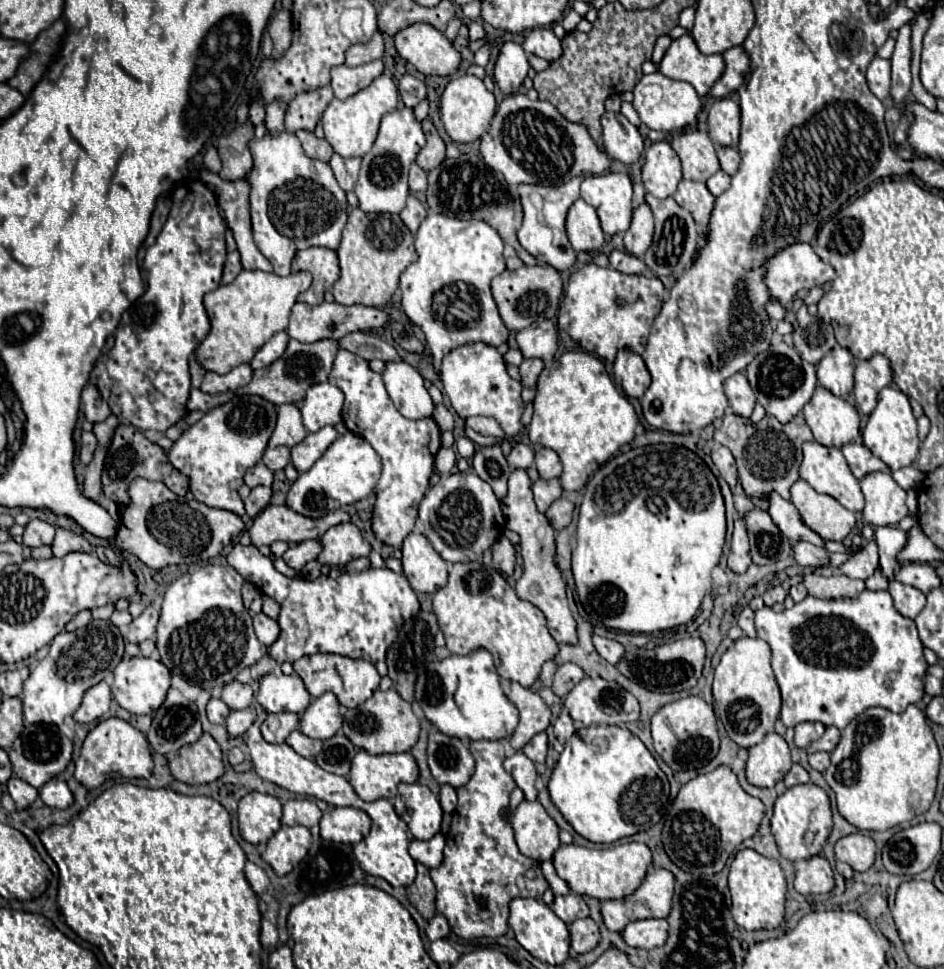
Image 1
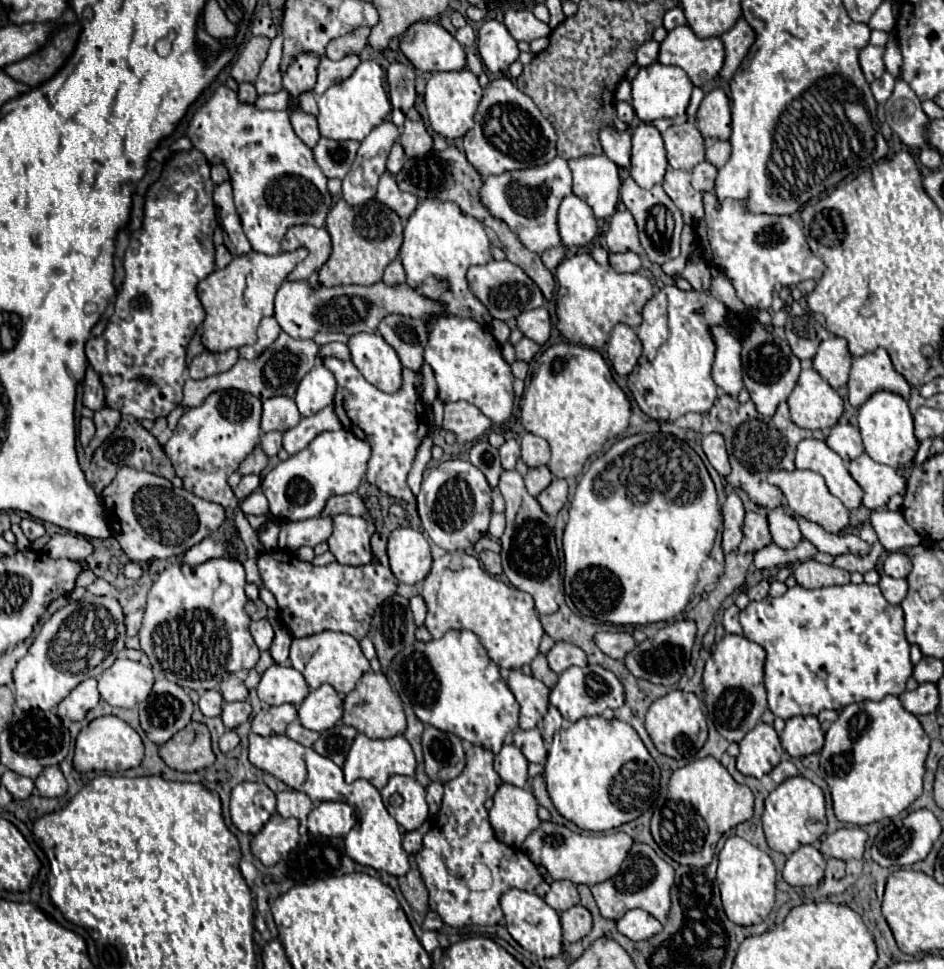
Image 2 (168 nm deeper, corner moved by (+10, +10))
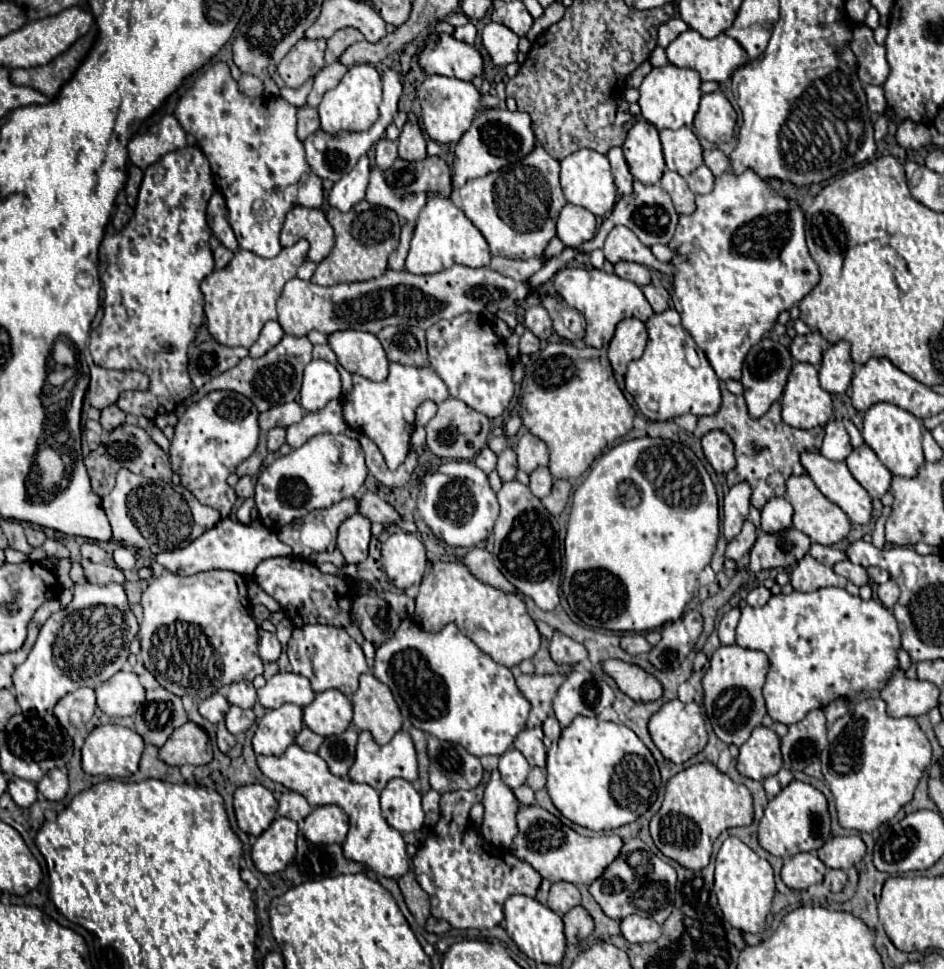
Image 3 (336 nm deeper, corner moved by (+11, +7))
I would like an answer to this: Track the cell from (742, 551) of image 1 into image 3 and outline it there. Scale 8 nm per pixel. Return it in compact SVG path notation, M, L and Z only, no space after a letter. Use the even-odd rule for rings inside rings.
M737 483L725 495L725 501L723 501L723 535L727 541L731 541L739 535L741 525L749 515L749 505L751 505L749 497L751 497L749 483Z

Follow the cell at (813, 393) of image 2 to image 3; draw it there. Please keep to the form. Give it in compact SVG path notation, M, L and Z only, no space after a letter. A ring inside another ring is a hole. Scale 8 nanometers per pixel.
M795 363L781 397L783 421L797 429L825 425L833 417L831 395L821 389L817 369L811 363Z

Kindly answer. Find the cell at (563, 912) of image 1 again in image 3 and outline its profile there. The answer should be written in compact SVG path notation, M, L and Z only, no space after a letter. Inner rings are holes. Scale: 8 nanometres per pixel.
M553 883L549 889L547 905L557 913L565 915L569 909L577 907L581 903L579 889L573 883Z

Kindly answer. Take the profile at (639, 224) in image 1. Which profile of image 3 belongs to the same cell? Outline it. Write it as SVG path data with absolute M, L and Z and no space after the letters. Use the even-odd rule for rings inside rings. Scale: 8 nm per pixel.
M615 227L607 239L605 239L605 247L603 247L605 259L609 263L619 263L619 261L633 261L633 263L641 263L647 267L653 267L665 275L673 275L673 267L671 265L663 265L661 261L657 261L651 253L649 247L645 247L637 235L627 229L627 227Z

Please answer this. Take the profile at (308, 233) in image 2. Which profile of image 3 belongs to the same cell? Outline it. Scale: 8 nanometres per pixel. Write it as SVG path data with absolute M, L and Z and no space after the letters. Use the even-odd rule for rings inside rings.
M295 205L287 217L281 231L281 245L291 247L295 241L307 239L311 249L307 259L319 263L333 249L333 227L329 225L325 213L321 209L311 209L303 205Z

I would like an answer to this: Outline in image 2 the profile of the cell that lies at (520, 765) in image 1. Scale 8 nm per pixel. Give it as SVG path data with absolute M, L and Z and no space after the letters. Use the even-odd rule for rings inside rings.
M514 744L502 746L502 750L494 756L494 770L500 774L502 782L518 788L522 788L528 780L528 760Z

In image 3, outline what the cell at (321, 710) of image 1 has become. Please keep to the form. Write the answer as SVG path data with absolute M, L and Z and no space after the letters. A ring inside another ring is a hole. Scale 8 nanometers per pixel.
M337 689L317 693L313 703L305 707L303 721L317 735L329 737L343 733L353 719L353 703Z

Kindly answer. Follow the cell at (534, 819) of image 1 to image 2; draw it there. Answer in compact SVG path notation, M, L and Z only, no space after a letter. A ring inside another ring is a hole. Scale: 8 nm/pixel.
M502 784L498 788L498 792L494 794L494 806L490 808L488 814L490 814L490 824L496 832L496 838L506 842L512 848L520 848L524 844L524 840L540 826L538 802L536 802L534 794L530 790L516 788L512 784Z

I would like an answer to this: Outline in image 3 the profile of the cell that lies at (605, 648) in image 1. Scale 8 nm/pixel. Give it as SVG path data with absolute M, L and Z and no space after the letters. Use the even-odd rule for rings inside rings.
M629 633L621 637L621 647L631 655L647 655L651 651L651 643L645 639L643 633Z

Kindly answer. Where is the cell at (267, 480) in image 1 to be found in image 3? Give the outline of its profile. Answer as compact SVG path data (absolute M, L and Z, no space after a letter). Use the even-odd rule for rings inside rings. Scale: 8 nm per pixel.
M263 433L261 439L259 439L257 451L237 467L237 475L239 475L239 477L243 477L243 475L255 477L255 475L259 473L259 467L261 467L261 463L263 463L265 457L267 457L267 437L265 437L265 433Z

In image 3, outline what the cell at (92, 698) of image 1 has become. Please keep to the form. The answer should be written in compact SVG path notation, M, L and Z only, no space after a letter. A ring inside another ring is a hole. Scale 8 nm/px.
M79 687L73 693L67 693L55 705L55 717L67 727L85 727L95 711L95 691L89 687Z

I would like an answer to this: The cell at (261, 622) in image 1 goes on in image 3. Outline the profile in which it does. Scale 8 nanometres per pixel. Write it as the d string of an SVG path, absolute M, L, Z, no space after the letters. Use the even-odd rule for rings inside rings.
M259 631L259 655L263 661L277 661L281 655L281 643L275 633Z

